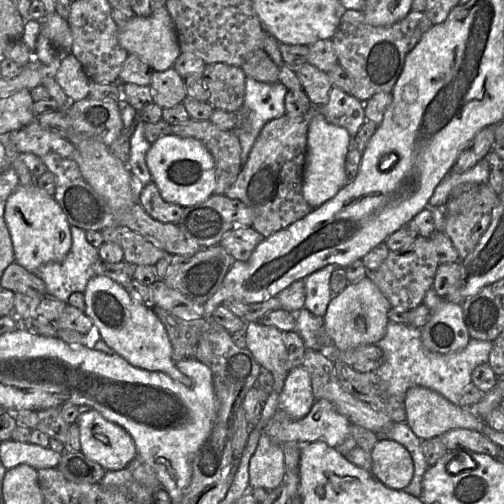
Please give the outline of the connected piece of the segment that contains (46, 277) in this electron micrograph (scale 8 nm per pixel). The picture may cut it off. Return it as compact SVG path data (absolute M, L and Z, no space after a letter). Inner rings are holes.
M71 226L71 237L71 249L61 262L43 264L35 272L45 282L47 293L65 303L72 293L85 291L88 281L96 275L95 264L99 258L97 249L87 241L85 230Z

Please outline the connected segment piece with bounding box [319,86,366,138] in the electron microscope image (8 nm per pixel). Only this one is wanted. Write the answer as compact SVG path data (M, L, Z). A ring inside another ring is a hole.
M332 87L328 101L319 106L326 120L333 125L345 128L354 138L366 121L364 103L337 87Z

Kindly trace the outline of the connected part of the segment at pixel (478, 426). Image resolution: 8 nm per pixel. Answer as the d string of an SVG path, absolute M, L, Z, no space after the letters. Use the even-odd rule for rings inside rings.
M423 386L411 387L406 392L405 410L407 424L421 440L441 437L445 432L455 428L483 432L485 426L484 421L470 411L469 408L455 405L440 393Z

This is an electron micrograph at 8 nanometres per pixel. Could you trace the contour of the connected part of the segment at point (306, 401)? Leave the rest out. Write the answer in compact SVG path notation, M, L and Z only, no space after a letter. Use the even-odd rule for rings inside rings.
M302 366L290 370L279 395L279 410L292 419L304 418L312 409L315 396L309 372Z

